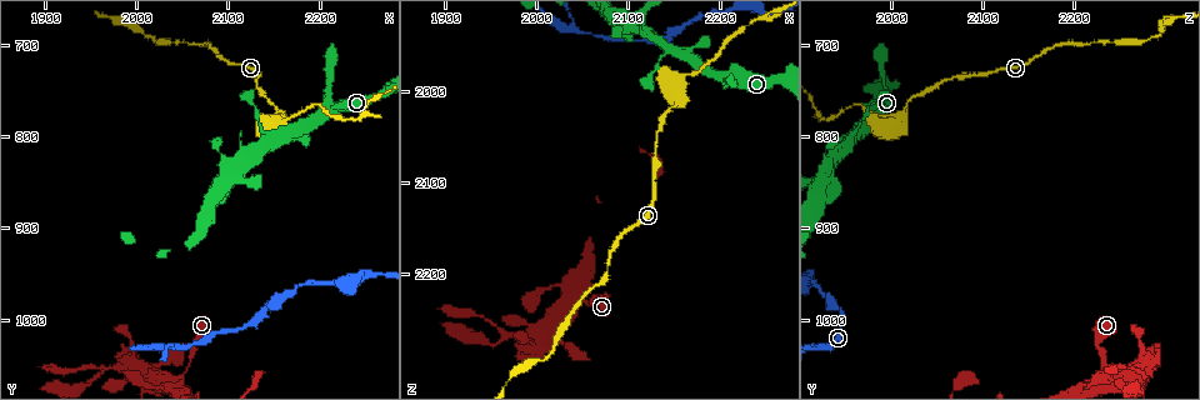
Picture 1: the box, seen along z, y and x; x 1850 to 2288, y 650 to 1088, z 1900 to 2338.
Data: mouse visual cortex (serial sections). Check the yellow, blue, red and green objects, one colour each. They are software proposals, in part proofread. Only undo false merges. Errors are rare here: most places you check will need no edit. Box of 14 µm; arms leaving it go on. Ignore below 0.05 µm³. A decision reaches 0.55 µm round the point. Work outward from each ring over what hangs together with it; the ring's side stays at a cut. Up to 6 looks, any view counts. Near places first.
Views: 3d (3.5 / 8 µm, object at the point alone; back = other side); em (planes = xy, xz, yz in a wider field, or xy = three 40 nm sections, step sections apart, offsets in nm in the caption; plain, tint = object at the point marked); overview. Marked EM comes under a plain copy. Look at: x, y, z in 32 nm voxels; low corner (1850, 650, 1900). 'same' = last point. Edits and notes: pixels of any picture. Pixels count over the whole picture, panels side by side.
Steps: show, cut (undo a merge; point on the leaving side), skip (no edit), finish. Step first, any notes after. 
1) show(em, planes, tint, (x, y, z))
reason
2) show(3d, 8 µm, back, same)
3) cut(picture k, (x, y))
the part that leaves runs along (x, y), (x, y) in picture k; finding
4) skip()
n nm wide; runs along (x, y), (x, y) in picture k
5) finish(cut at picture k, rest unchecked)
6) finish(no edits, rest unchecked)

show(3d, 8 µm, (1965, 1050, 2270))
three arms meet

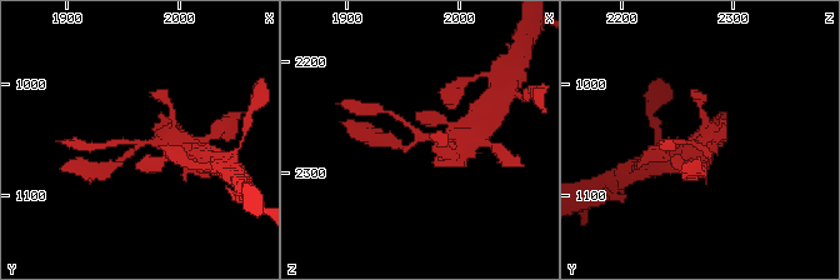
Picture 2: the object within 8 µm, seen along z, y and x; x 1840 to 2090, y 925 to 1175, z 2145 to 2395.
show(em, xy, step 3, tint, (1962, 1052, 2270))
3 arms; arms of 150, 200, 400 nm

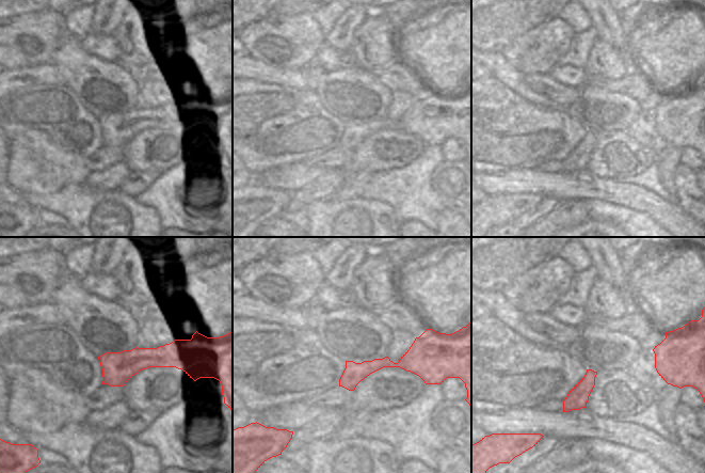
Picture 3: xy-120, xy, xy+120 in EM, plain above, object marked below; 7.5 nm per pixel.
skip()
160 nm wide; runs along (421, 343), (402, 363), (378, 363), (341, 383) in picture 3; continuous, no second cell

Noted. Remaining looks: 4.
show(3d, 3.5 µm, (2155, 780, 2000))
sharp bend

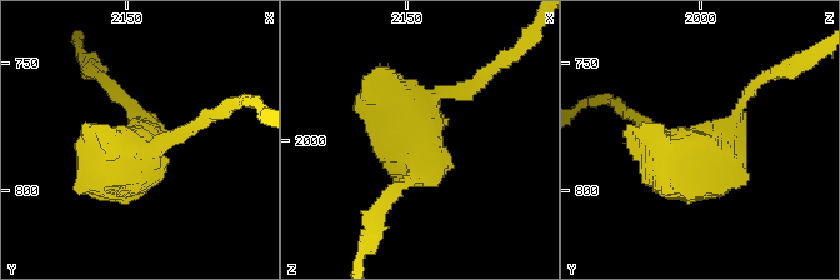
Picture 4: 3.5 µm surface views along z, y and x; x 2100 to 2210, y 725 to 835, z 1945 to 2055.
show(em, xy, step 5, tint, (2153, 785, 2002))

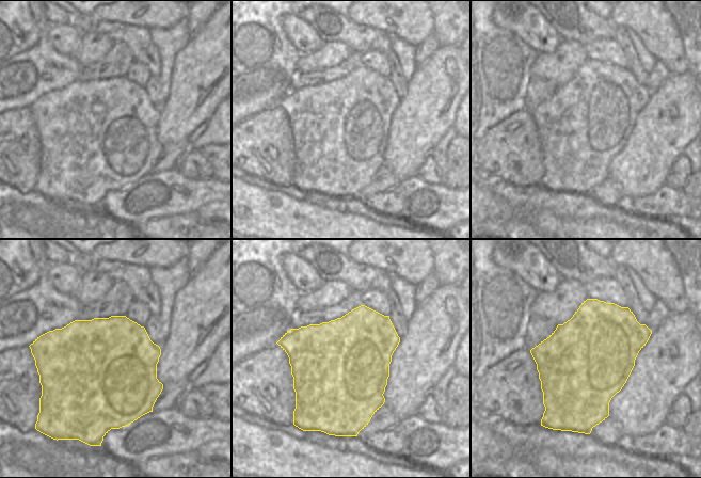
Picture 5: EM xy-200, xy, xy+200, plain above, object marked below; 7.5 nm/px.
skip()
all the same cell

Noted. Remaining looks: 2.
show(3d, 3.5 µm, (2040, 1025, 1930))
side arm on a straight run

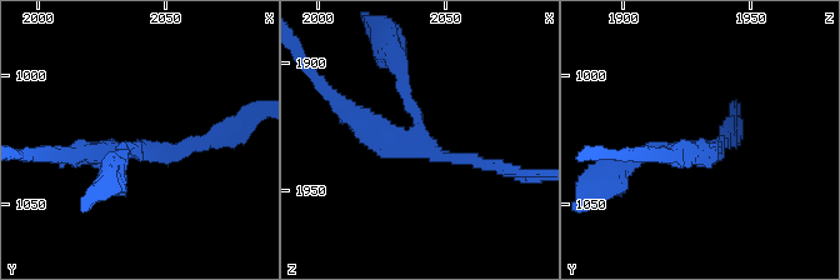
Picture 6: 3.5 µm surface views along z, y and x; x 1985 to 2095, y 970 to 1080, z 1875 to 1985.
show(em, xy, step 2, tint, (2040, 1029, 1931))
3 arms; arms of 150, 150, 300 nm; need the tissue

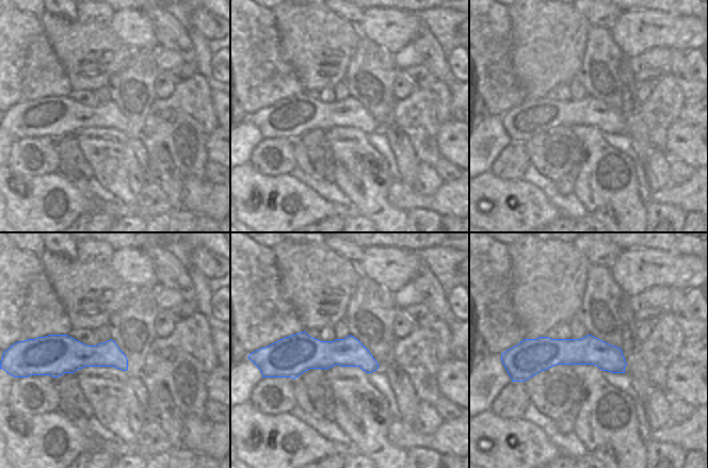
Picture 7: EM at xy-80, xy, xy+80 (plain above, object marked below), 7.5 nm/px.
skip()
runs along (519, 361), (599, 353), (623, 365) in picture 7; all the same cell

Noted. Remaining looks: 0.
finish(no edits, rest unchecked)

